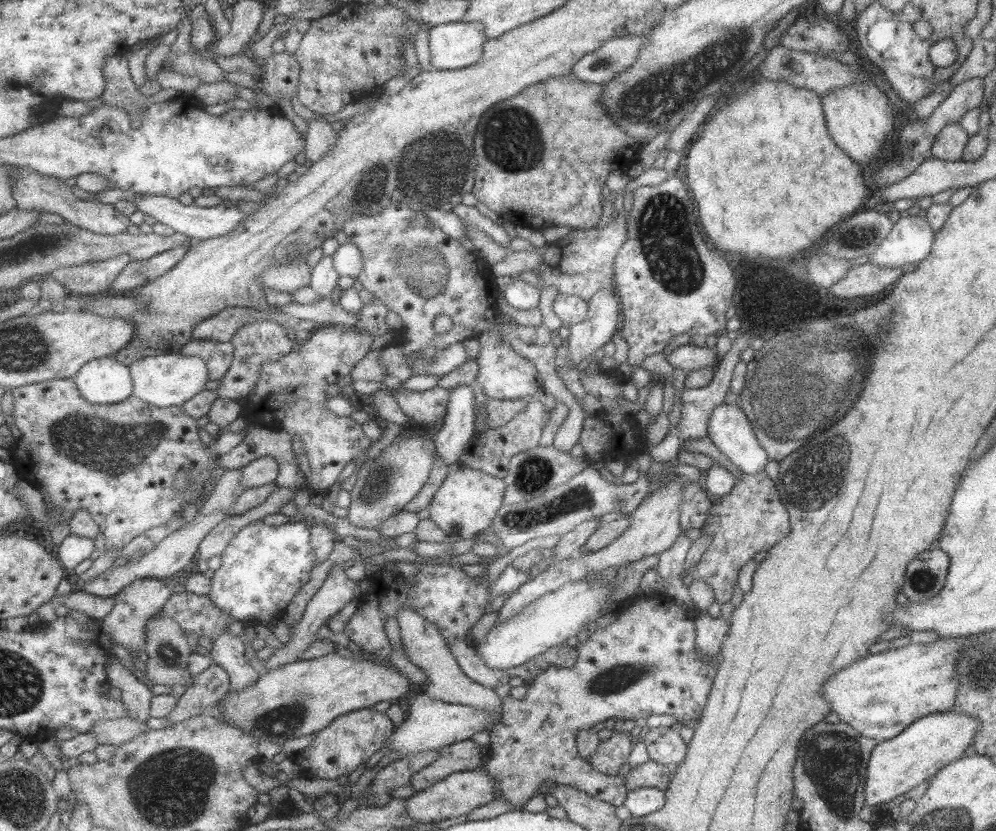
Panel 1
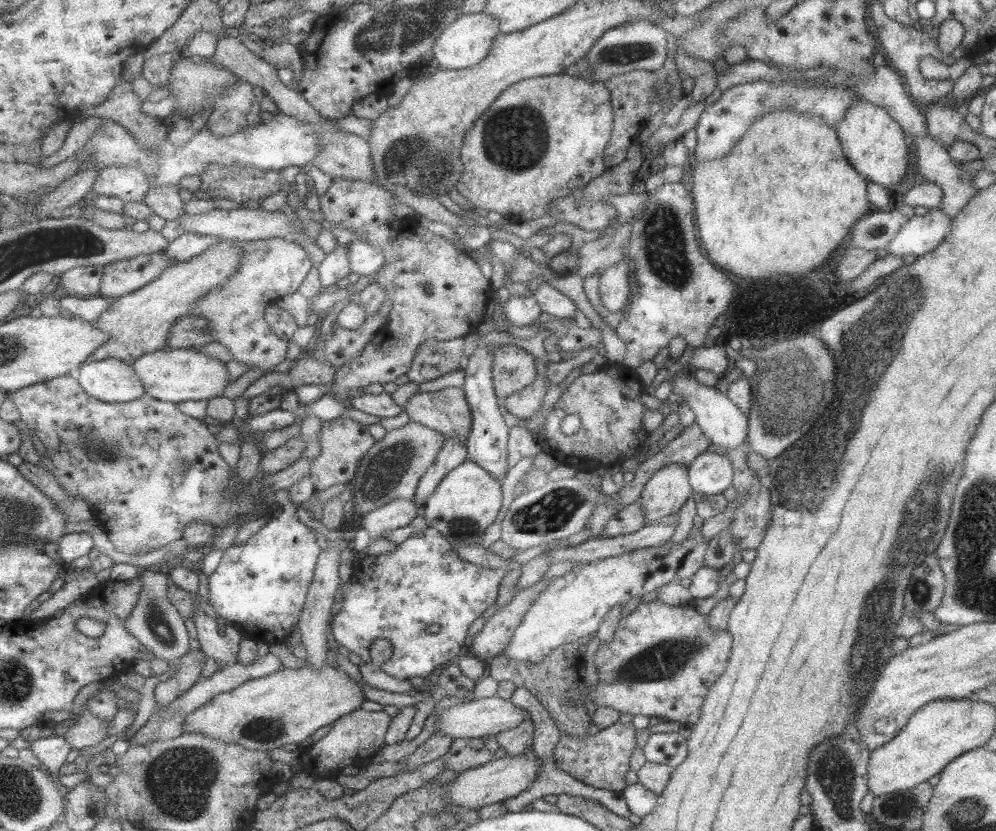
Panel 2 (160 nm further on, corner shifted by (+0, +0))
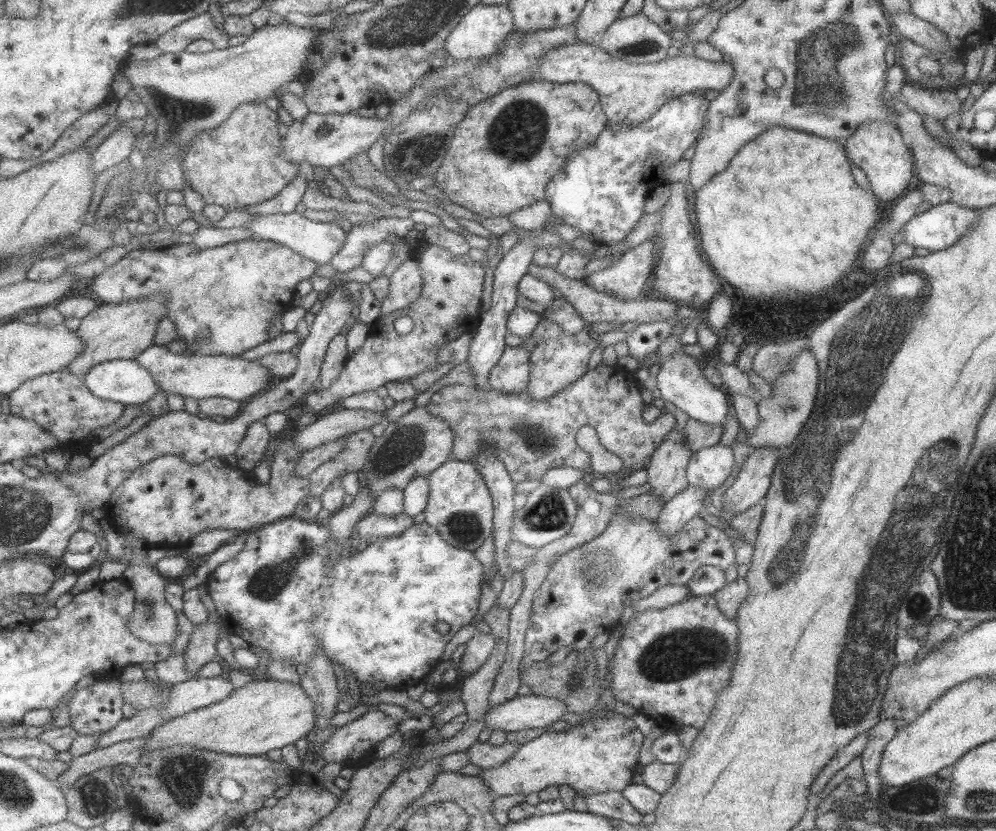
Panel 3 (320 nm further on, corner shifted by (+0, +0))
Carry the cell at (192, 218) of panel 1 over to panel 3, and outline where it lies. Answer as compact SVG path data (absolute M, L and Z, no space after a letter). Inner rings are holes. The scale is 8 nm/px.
M296 211L290 212L290 214L253 216L253 220L244 225L243 228L251 230L254 238L282 243L283 246L290 247L299 256L312 260L318 265L328 264L333 256L338 254L346 237L346 232L335 221L329 223L307 220L307 218L304 218L302 214L298 214Z

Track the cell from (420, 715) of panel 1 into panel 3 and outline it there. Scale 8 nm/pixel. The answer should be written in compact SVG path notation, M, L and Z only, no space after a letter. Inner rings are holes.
M531 692L515 696L497 707L487 706L484 726L490 730L503 729L507 732L517 732L524 728L547 728L567 713L565 704L555 699Z

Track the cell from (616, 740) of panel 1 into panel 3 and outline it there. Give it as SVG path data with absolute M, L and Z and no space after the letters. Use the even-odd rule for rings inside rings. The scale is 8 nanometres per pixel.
M615 714L592 717L580 725L559 732L547 731L523 743L512 757L495 768L477 774L495 795L538 792L546 786L566 784L579 795L599 794L606 790L621 792L635 775L643 736L631 717Z

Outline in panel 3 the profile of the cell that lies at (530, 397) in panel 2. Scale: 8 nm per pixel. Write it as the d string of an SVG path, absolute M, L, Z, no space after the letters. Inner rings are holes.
M541 316L530 337L536 340L537 345L530 348L529 378L526 392L536 401L542 401L554 395L558 390L575 382L587 369L589 356L597 346L600 334L589 328L590 322L584 321L583 328L575 334L565 334L563 329L547 317Z

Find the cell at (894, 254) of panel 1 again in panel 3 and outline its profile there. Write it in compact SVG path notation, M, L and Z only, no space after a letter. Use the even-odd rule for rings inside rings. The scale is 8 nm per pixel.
M950 200L931 205L927 211L917 212L903 226L905 244L925 248L931 253L945 250L975 227L979 215L980 209L965 208Z

